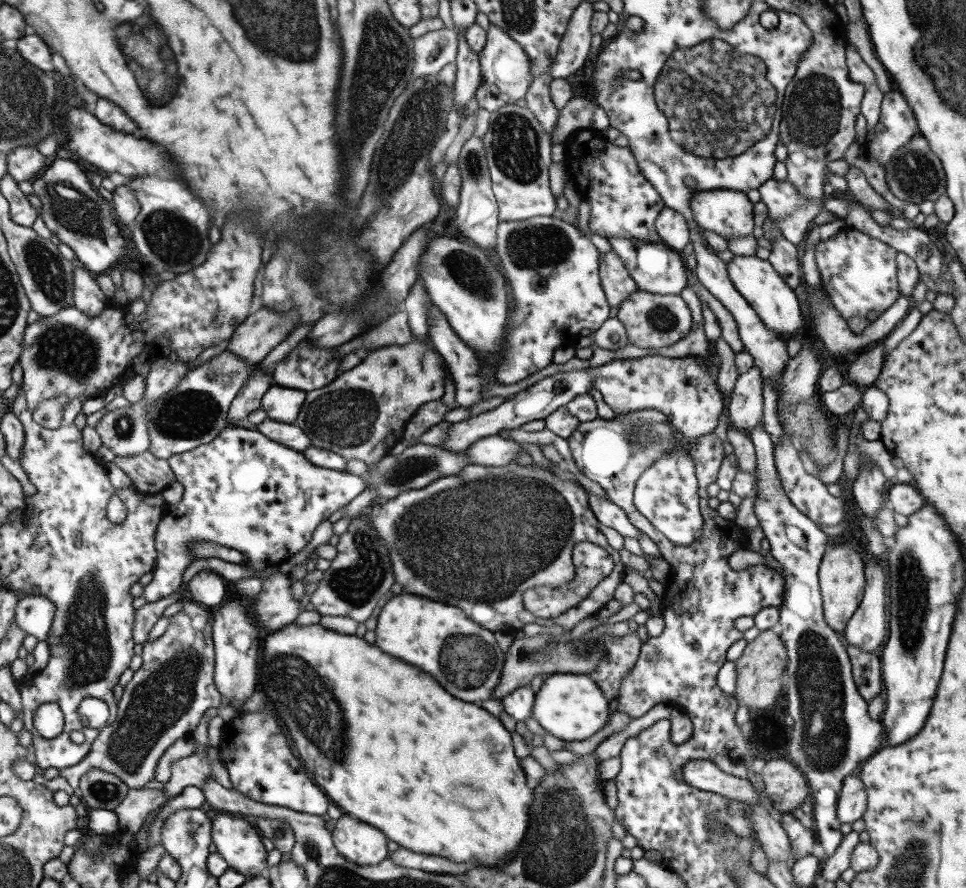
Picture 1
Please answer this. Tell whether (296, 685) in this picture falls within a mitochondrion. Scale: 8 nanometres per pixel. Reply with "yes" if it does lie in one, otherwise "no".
yes

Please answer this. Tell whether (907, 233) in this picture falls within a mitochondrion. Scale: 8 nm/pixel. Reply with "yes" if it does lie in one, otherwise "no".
no

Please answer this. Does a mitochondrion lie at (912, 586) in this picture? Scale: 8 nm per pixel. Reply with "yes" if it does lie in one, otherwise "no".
yes

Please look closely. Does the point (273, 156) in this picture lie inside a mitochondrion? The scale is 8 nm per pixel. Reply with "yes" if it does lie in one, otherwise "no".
no

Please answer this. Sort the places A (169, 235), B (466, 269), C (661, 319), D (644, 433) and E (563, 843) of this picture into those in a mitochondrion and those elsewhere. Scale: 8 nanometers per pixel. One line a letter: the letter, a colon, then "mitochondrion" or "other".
A: mitochondrion
B: mitochondrion
C: mitochondrion
D: mitochondrion
E: mitochondrion

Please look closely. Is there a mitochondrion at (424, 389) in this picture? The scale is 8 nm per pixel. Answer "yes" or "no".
no

